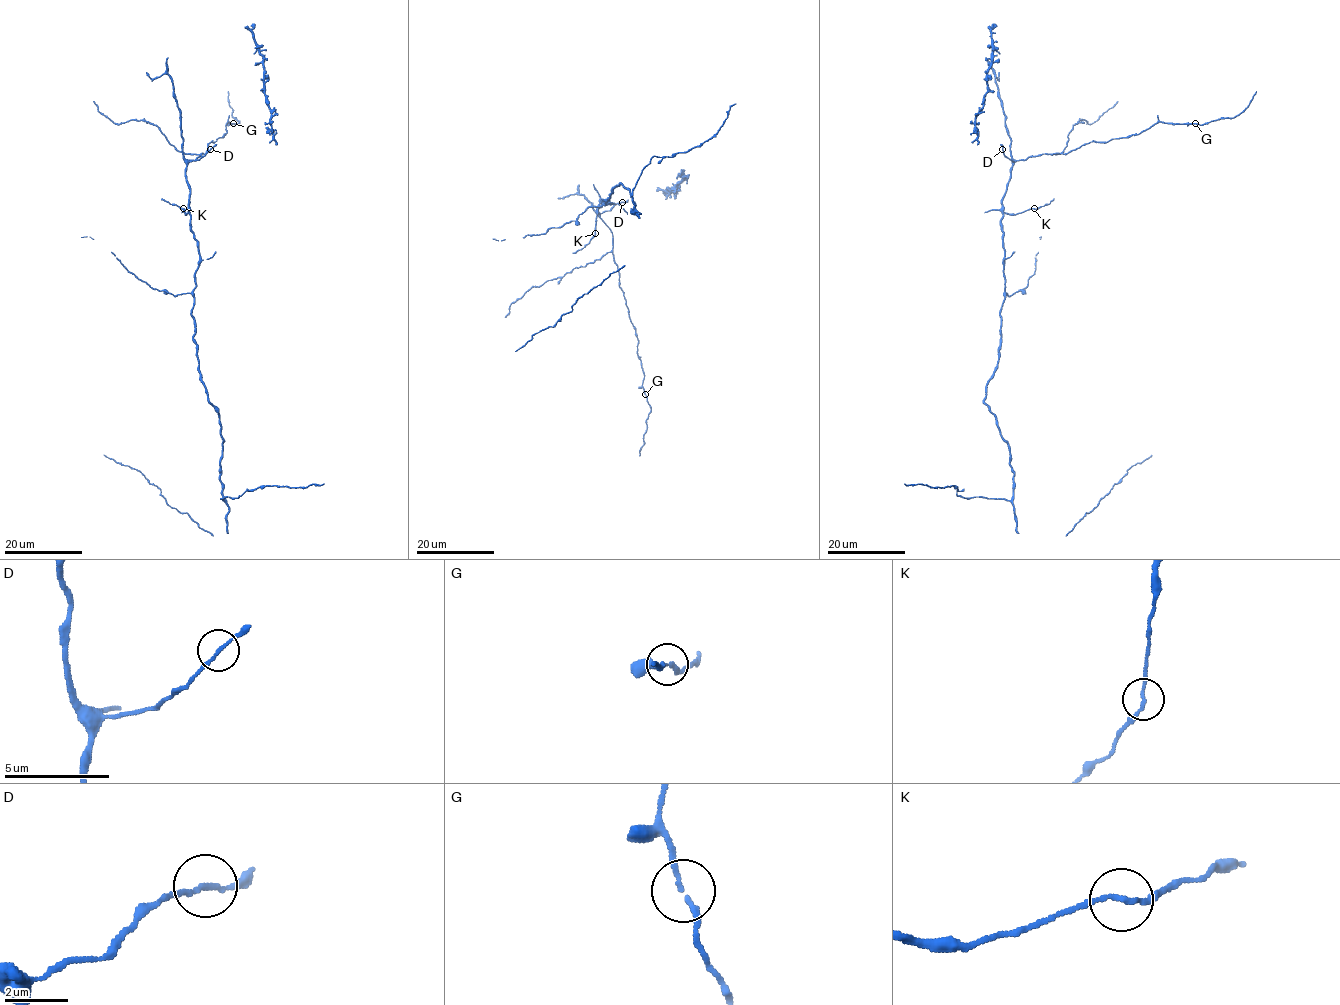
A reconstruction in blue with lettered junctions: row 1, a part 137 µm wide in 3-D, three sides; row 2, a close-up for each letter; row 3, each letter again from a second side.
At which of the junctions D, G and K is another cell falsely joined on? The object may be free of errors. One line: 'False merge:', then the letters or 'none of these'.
False merge: none of these

